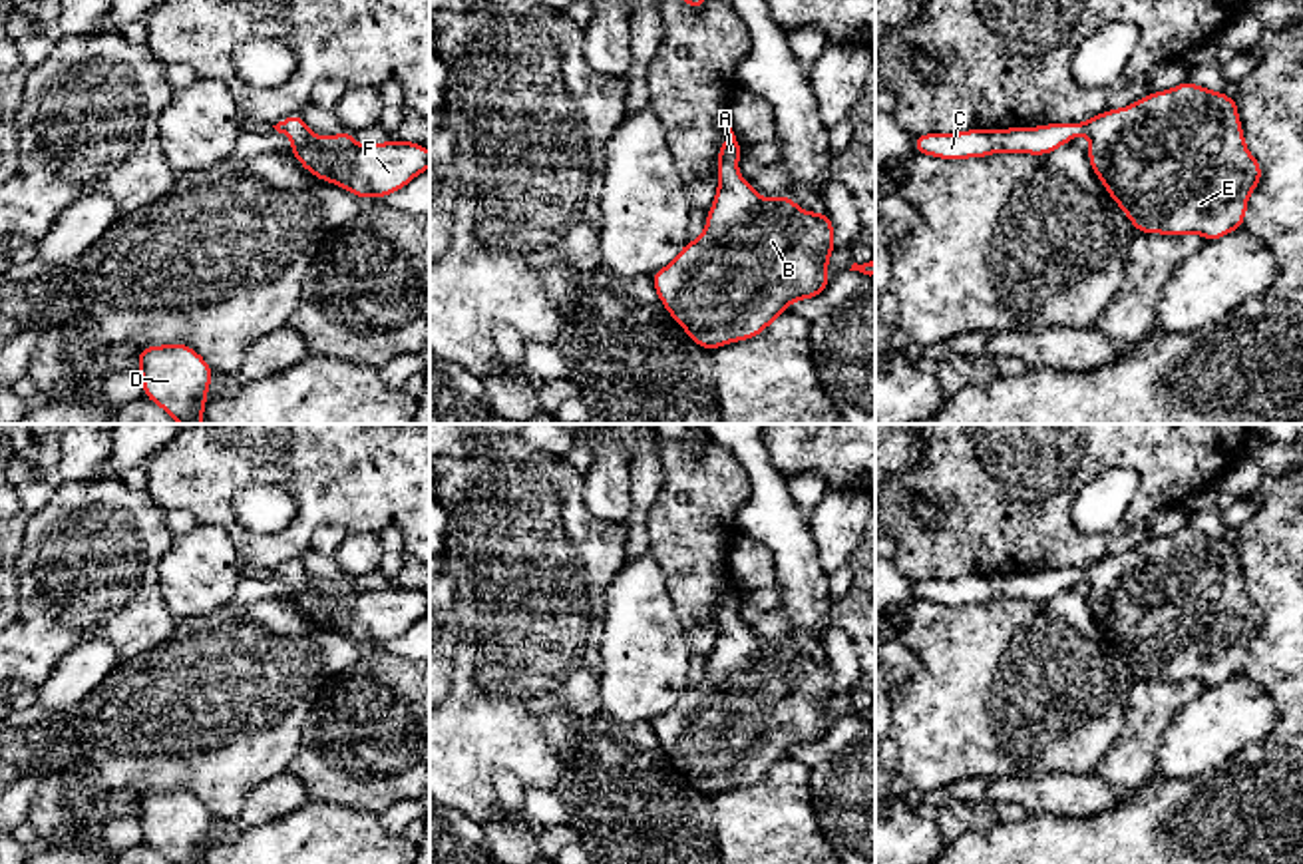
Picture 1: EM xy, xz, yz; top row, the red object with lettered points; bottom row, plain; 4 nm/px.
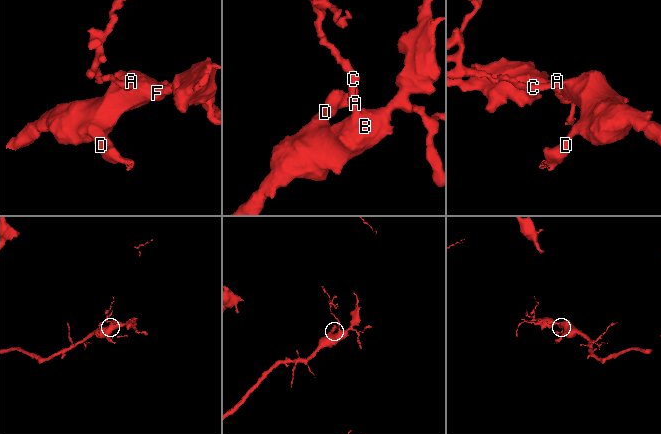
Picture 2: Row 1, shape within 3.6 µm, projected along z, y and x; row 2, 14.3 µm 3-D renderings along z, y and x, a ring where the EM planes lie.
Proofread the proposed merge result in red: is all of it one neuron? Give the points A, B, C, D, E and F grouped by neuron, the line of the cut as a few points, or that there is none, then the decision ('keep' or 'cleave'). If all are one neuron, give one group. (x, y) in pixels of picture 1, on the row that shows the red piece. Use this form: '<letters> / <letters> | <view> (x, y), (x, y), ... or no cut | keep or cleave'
A B C D E F | no cut | keep

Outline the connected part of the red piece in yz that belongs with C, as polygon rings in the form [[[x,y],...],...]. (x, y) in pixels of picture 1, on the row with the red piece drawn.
[[[1192,82],[1144,96],[1122,109],[1106,109],[1082,123],[967,129],[953,135],[921,133],[915,135],[913,149],[915,155],[949,161],[987,157],[999,151],[1048,155],[1078,133],[1090,137],[1088,161],[1138,233],[1198,233],[1206,241],[1215,241],[1243,227],[1247,197],[1263,175],[1261,163],[1245,147],[1235,98]]]

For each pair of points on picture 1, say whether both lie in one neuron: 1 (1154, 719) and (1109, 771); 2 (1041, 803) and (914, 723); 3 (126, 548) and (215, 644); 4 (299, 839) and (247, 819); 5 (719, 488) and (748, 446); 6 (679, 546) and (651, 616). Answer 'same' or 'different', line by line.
1: same
2: different
3: different
4: different
5: different
6: different

